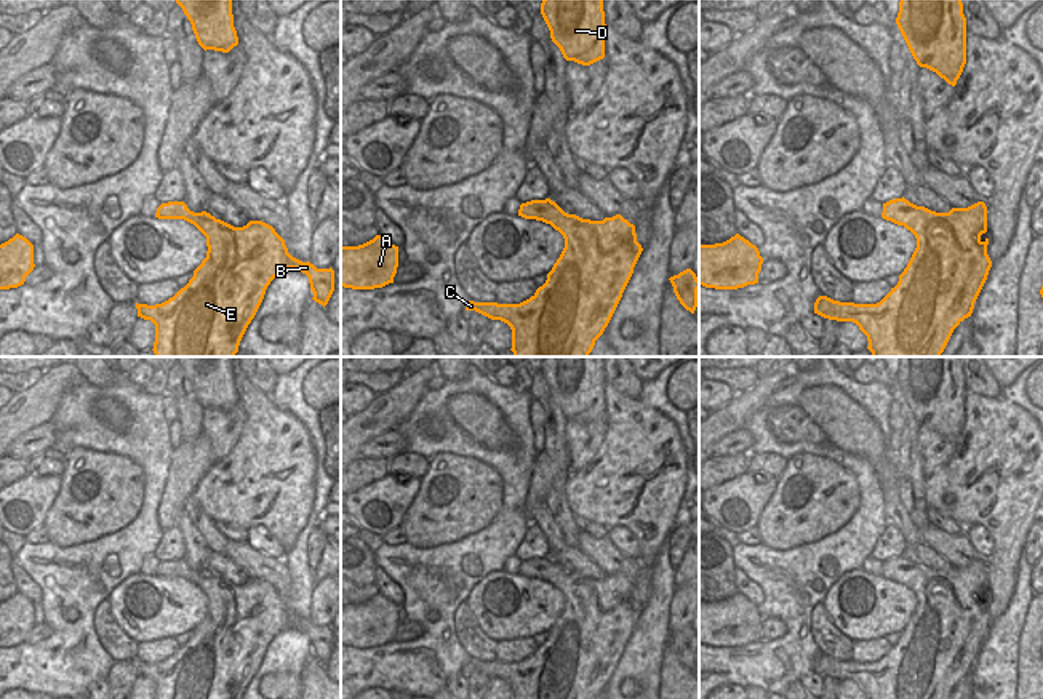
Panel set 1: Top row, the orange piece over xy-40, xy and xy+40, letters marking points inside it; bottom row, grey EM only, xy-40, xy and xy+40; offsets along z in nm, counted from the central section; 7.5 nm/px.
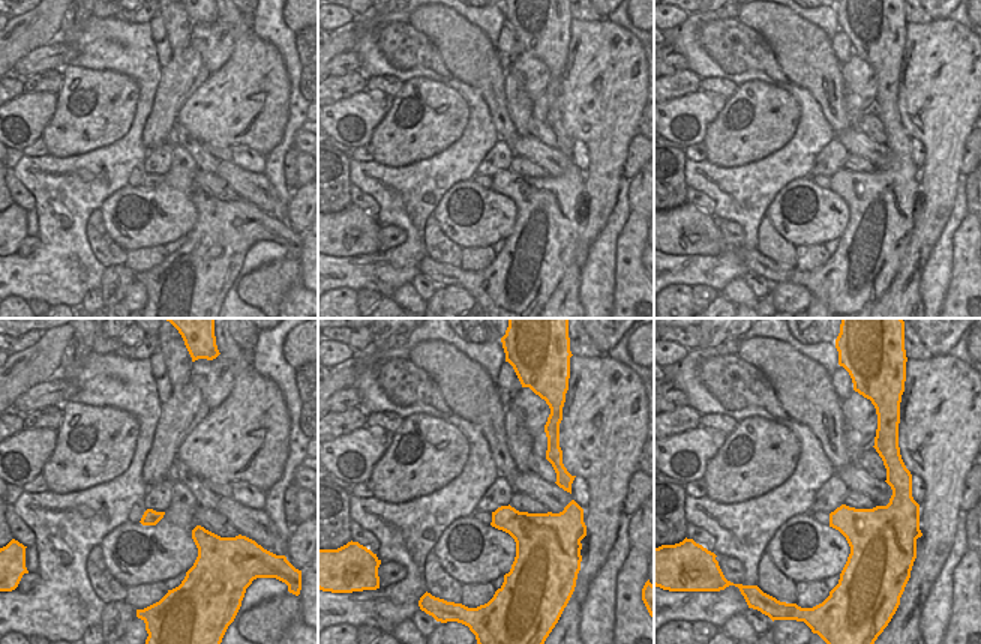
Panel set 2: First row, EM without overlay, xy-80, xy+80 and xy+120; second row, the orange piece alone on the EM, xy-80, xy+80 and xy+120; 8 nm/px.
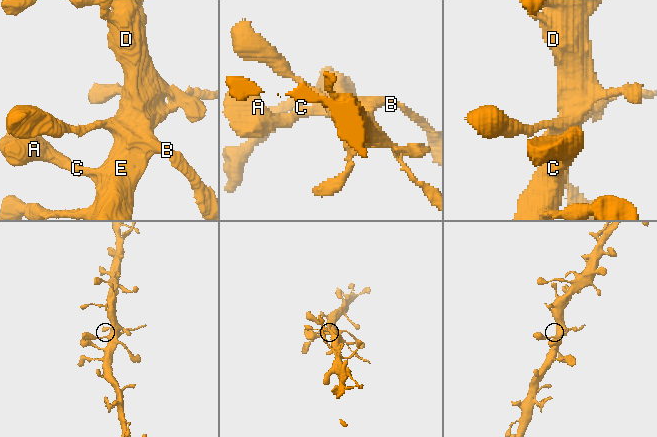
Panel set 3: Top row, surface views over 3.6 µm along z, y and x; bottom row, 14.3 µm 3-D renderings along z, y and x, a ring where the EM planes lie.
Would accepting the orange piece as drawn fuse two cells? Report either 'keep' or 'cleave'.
keep

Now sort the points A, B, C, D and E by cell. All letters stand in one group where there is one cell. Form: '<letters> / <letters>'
A B C D E

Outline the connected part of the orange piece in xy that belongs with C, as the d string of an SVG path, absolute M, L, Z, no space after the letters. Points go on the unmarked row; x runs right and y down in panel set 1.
M550 557L522 561L518 574L542 579L558 589L565 597L565 606L560 616L547 632L545 641L529 657L520 662L469 659L466 669L475 669L491 678L507 681L512 688L512 699L597 699L608 685L643 609L637 600L635 584L621 573L605 576L603 579L582 577L565 571Z

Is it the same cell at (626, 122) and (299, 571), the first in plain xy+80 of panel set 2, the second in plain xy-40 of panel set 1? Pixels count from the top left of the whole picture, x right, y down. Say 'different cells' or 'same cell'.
different cells

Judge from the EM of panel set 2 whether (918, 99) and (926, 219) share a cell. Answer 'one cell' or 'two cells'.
one cell

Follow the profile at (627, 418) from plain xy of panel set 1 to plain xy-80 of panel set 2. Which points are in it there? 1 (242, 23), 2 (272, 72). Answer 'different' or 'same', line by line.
1: same
2: same

